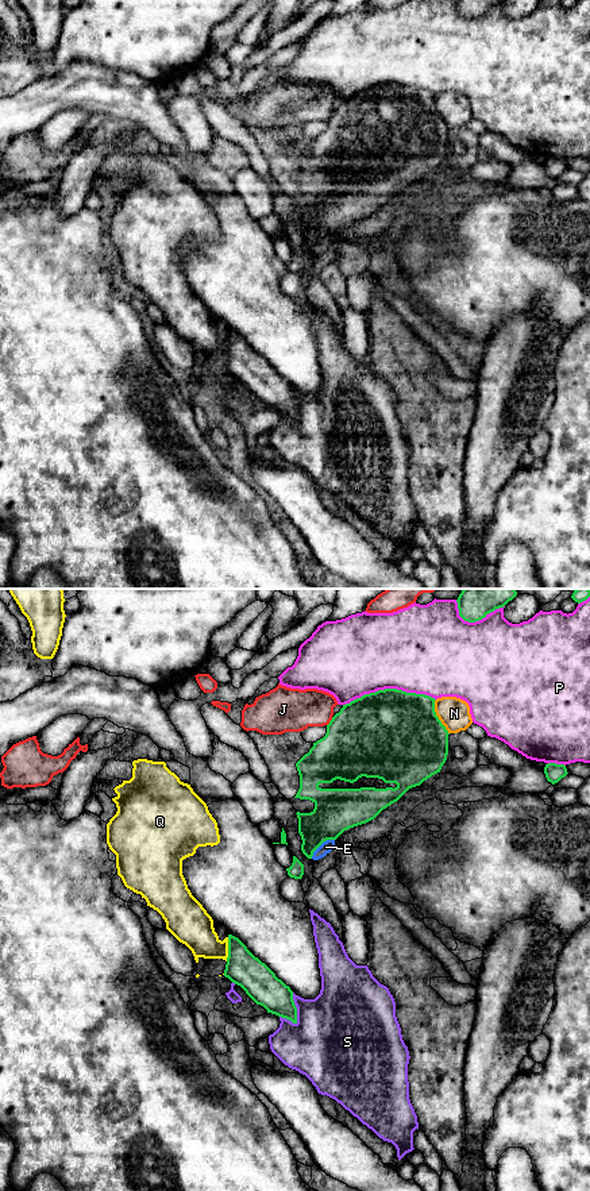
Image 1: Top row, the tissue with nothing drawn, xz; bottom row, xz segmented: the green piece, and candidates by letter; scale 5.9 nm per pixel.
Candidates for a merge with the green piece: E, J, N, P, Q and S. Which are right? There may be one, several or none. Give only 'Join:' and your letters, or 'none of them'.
Join: none of them

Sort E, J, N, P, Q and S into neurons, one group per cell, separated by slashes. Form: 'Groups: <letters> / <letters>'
Groups: E / J / N / P / Q / S

